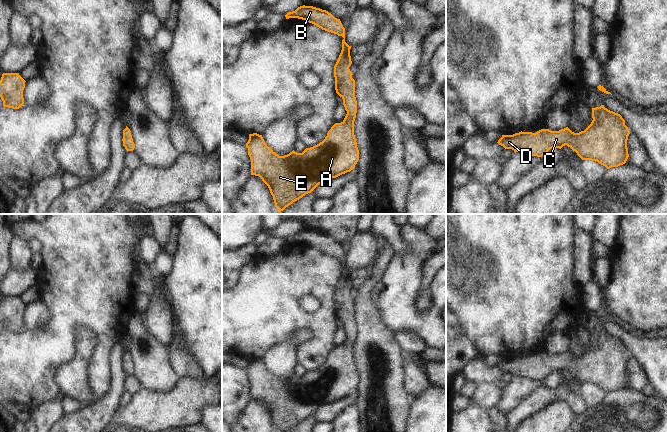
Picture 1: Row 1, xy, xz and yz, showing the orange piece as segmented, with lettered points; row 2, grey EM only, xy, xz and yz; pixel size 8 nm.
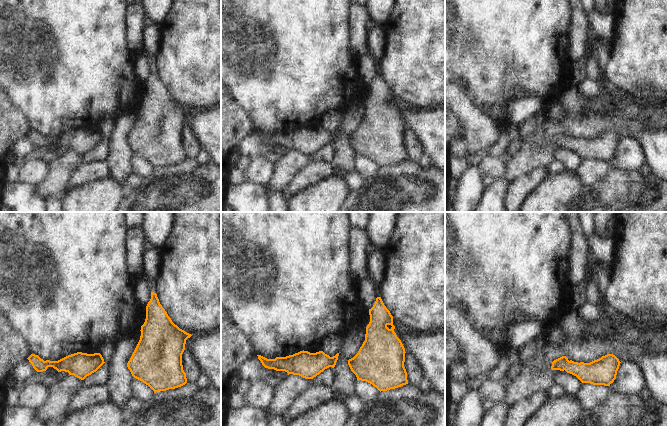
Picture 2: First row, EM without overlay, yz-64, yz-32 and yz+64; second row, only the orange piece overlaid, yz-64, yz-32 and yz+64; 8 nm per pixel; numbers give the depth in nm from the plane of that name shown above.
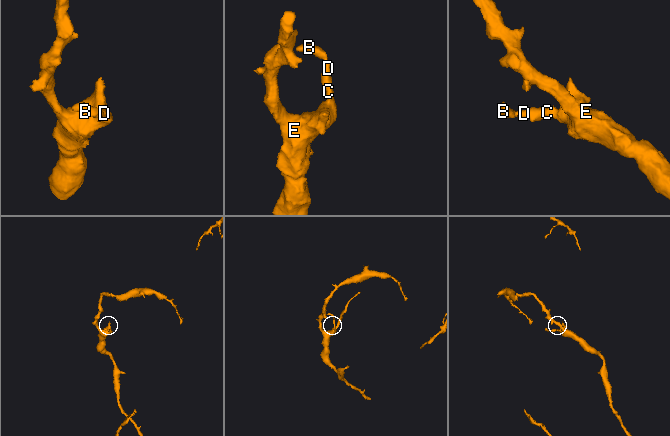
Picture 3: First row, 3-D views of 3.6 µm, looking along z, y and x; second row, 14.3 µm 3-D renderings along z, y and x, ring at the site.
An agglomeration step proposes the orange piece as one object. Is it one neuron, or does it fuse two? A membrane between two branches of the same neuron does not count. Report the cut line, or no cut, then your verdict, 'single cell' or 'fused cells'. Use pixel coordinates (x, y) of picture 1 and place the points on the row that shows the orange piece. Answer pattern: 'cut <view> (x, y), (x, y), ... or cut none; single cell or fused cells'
cut none; single cell

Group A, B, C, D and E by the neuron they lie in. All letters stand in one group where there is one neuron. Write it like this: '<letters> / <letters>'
A B C D E

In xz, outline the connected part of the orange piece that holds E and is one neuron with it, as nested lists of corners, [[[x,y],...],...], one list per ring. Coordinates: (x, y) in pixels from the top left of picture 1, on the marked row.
[[[300,6],[288,12],[286,19],[298,18],[322,30],[342,36],[342,50],[334,66],[335,90],[343,99],[347,114],[341,123],[335,123],[325,139],[306,148],[302,153],[294,150],[279,156],[267,146],[262,135],[249,134],[246,143],[251,160],[251,175],[259,176],[268,186],[278,213],[293,202],[311,193],[325,180],[350,172],[359,160],[354,135],[357,113],[355,80],[349,67],[352,64],[350,49],[345,42],[345,28],[340,19],[313,6]]]

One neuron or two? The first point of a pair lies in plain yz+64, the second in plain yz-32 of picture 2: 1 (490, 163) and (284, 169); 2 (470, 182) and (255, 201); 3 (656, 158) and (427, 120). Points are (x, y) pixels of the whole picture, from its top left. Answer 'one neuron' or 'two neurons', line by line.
1: two neurons
2: one neuron
3: one neuron

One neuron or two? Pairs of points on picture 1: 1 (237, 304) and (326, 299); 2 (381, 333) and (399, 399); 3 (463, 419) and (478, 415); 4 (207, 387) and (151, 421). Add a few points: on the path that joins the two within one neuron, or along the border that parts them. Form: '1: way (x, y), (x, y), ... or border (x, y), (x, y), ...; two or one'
1: way (259, 304), (274, 289), (304, 289); one
2: way (386, 349), (391, 360), (392, 383); one
3: way (467, 419), (474, 419); one
4: way (193, 395), (177, 409), (165, 411); one

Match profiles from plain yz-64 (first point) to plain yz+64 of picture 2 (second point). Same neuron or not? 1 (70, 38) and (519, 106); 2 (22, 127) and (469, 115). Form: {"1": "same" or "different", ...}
{"1": "different", "2": "different"}

